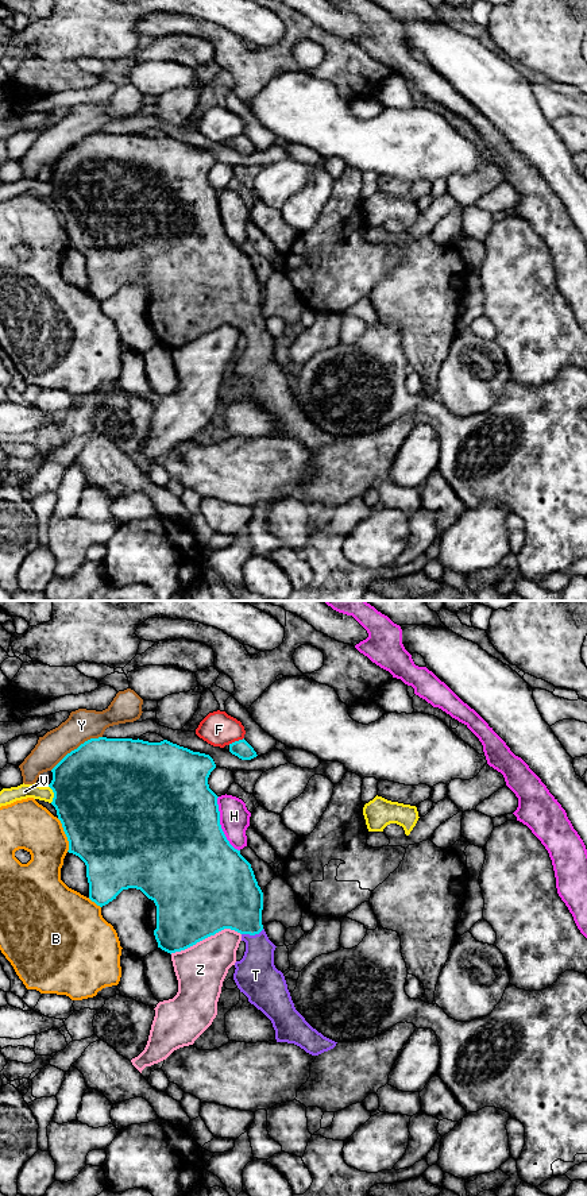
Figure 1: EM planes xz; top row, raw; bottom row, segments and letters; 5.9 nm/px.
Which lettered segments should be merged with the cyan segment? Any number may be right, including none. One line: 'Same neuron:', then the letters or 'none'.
Same neuron: T

